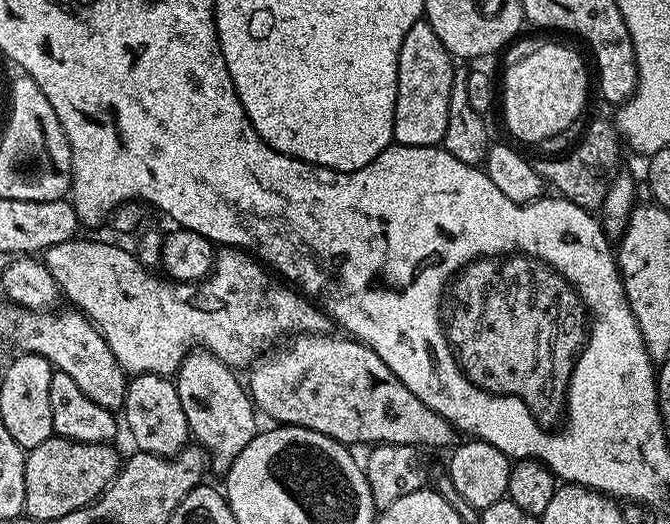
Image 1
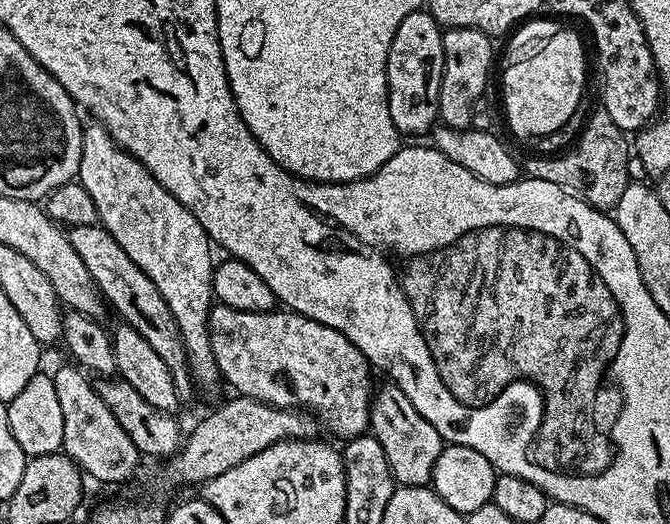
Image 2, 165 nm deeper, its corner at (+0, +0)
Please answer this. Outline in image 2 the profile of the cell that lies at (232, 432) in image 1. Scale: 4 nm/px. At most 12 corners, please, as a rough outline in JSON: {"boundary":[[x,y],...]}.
{"boundary":[[84,128],[78,183],[158,286],[197,389],[221,387],[208,315],[214,248],[198,218]]}

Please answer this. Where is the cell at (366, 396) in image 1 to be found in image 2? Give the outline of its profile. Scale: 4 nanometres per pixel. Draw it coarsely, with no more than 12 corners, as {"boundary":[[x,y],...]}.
{"boundary":[[291,310],[208,315],[233,393],[369,431],[374,372]]}

